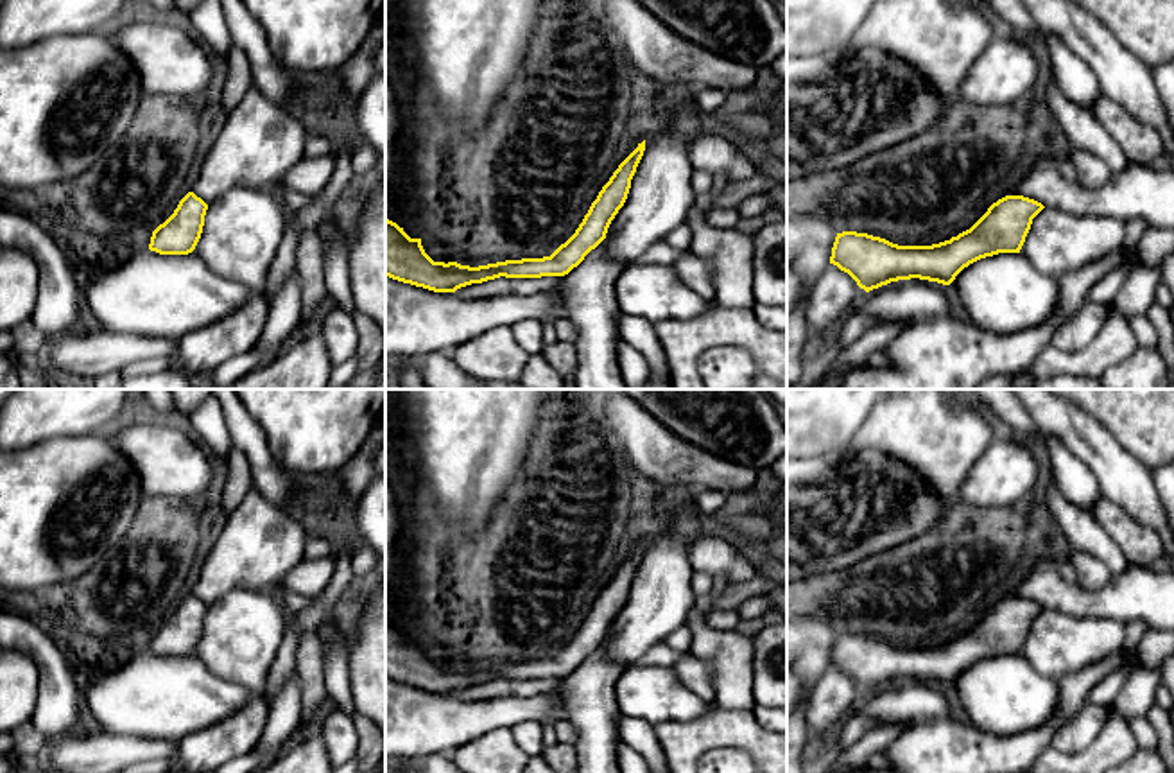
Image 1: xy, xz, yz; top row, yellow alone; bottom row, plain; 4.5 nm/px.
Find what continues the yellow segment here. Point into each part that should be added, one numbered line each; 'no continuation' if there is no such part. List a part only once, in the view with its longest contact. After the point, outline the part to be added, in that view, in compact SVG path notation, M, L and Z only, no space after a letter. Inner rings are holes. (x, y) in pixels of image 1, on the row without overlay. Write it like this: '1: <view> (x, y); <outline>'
1: xz (592, 707); M606 640L563 678L568 719L577 730L577 773L620 773L617 744L622 741L615 685L626 671L604 651Z

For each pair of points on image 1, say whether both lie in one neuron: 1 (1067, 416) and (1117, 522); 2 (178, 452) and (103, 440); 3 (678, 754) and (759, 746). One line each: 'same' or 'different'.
1: different
2: different
3: same

